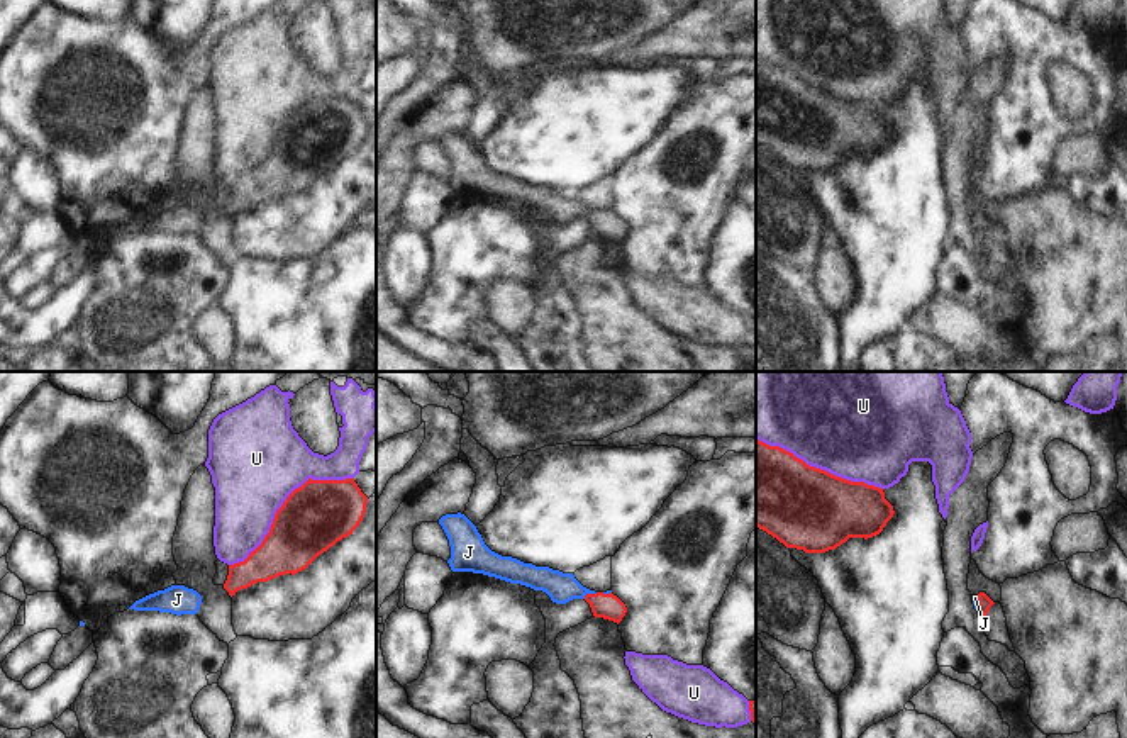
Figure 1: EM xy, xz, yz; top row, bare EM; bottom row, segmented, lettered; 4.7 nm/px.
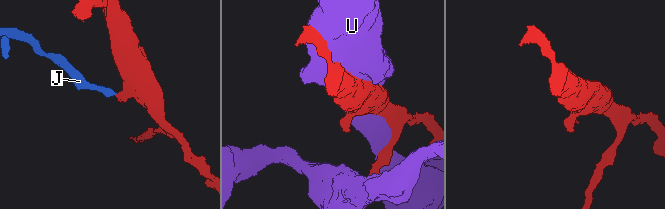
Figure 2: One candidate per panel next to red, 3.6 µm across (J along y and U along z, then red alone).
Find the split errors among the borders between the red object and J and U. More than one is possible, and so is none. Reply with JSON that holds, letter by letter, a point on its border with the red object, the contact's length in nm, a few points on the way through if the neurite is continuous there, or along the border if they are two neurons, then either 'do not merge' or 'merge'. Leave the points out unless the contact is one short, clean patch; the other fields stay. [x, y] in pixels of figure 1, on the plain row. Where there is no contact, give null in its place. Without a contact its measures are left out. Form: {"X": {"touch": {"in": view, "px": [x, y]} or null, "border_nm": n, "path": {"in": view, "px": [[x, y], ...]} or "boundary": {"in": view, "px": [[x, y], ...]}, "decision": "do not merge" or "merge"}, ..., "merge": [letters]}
{"J": {"touch": {"in": "xz", "px": [590, 214]}, "border_nm": 80, "path": {"in": "xz", "px": [[607, 226], [590, 214], [561, 207]]}, "decision": "merge"}, "U": {"touch": {"in": "xy", "px": [283, 122]}, "border_nm": 750, "decision": "do not merge"}, "merge": ["J"]}

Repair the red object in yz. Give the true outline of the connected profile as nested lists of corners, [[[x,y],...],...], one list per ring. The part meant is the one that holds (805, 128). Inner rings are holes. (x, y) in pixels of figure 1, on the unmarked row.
[[[756,58],[756,146],[786,168],[836,170],[849,158],[873,158],[893,137],[880,107],[807,85]]]

